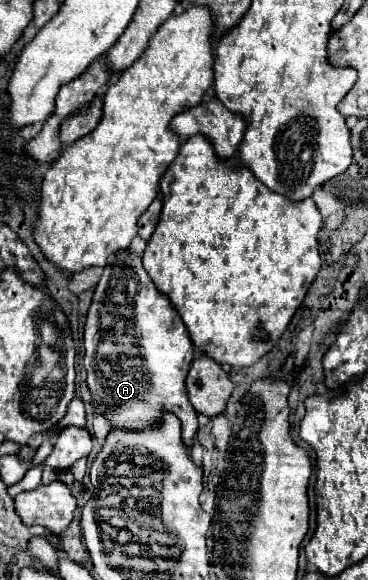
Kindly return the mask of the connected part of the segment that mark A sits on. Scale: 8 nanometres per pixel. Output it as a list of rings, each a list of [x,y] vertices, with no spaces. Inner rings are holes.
[[[130,249],[116,251],[110,257],[110,263],[104,267],[102,279],[96,285],[94,301],[88,311],[88,321],[84,329],[84,367],[88,371],[88,387],[92,393],[92,403],[102,407],[102,413],[114,427],[126,427],[126,429],[142,429],[150,427],[158,417],[160,411],[172,411],[180,423],[182,423],[182,439],[190,447],[192,437],[198,431],[198,413],[188,401],[184,379],[188,375],[190,363],[194,359],[194,345],[188,337],[186,325],[182,323],[178,311],[166,297],[166,293],[160,293],[154,285],[154,281],[148,277],[146,269],[142,267],[142,257],[134,255]],[[120,355],[128,355],[138,359],[138,363],[114,363]]]

